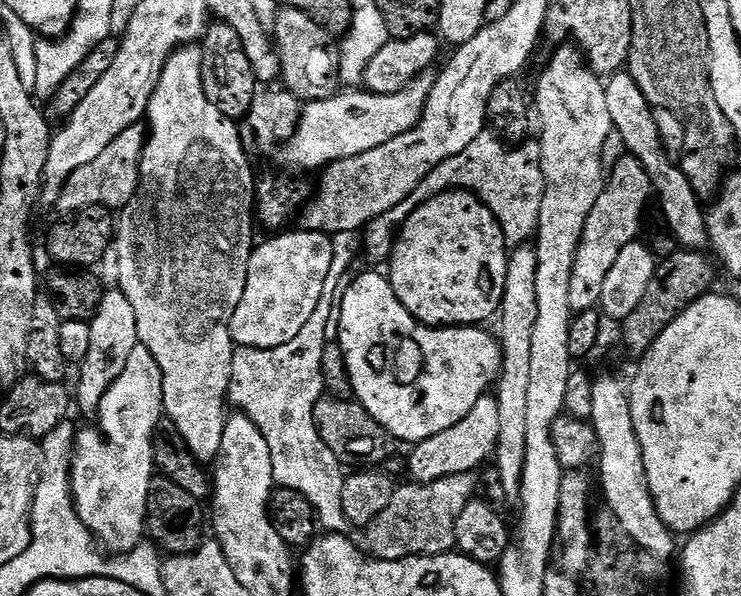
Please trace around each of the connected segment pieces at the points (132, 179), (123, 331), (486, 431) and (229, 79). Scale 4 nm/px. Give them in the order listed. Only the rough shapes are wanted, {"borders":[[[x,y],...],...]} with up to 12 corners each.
{"borders":[[[130,126],[60,192],[64,214],[123,209],[140,188],[146,128]],[[105,291],[74,400],[96,414],[139,343],[134,306]],[[486,394],[466,418],[419,441],[411,479],[475,473],[495,455],[499,409]],[[231,26],[202,37],[202,86],[240,122],[258,93],[254,66]]]}

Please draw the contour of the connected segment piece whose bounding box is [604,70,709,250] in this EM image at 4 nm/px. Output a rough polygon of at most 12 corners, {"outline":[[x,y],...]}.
{"outline":[[626,70],[607,77],[612,127],[650,174],[681,249],[709,247],[705,209]]}

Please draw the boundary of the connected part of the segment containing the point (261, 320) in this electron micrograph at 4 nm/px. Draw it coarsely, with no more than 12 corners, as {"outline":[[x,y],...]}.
{"outline":[[284,230],[252,250],[233,345],[277,348],[310,324],[332,236]]}

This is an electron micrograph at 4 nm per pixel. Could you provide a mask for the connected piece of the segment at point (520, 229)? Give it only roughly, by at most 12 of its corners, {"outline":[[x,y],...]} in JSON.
{"outline":[[485,130],[365,228],[387,261],[430,198],[480,197],[512,246],[535,237],[544,197],[539,143]]}

